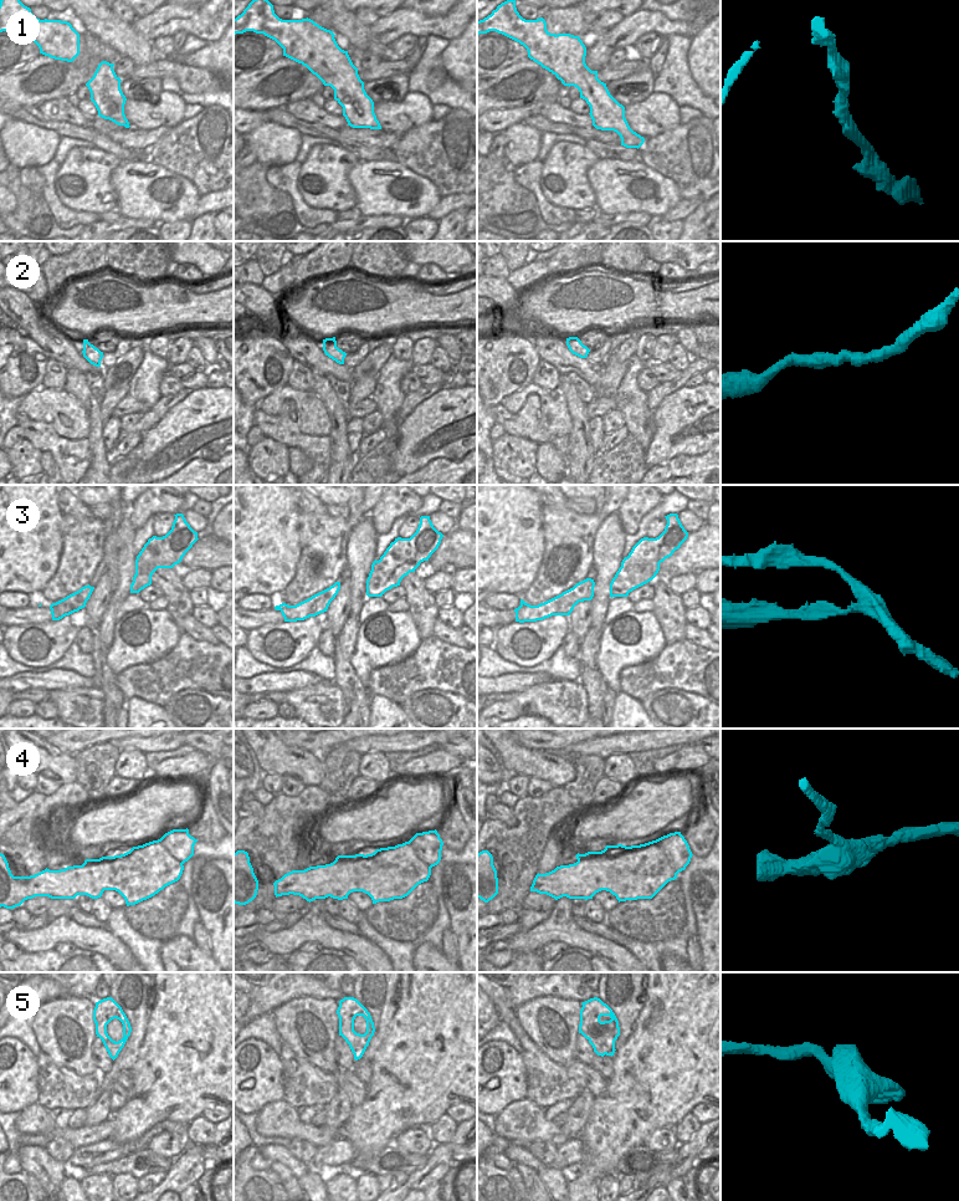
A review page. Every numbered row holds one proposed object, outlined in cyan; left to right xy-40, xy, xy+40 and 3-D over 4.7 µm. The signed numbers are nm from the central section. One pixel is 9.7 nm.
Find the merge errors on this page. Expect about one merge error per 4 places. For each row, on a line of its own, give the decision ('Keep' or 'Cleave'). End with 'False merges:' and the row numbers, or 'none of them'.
1: Keep
2: Keep
3: Cleave
4: Cleave
5: Cleave
False merges: 3, 4, 5.

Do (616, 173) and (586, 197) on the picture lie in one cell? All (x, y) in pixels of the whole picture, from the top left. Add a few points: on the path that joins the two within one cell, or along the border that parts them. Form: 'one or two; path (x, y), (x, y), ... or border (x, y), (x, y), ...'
two; border (593, 163), (586, 180), (596, 208)

